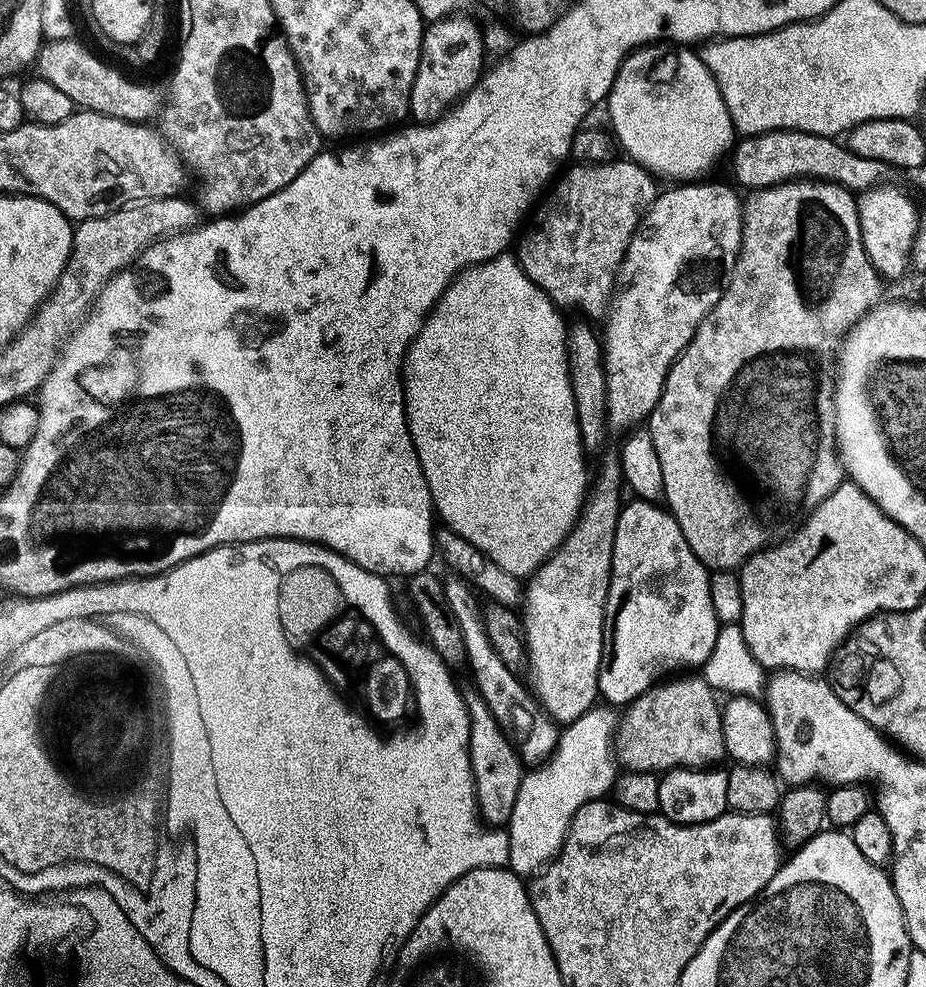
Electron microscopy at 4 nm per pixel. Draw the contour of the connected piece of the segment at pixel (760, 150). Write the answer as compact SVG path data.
M764 132L760 136L743 137L733 147L731 160L735 183L748 187L748 190L807 178L827 180L849 191L861 192L883 183L884 176L890 172L889 165L854 154L839 139L809 132Z

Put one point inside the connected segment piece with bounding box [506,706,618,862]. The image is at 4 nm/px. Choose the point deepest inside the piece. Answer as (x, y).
(580, 769)

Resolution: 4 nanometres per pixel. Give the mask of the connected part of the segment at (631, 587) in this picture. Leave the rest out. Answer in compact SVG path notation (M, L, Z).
M639 498L625 503L620 510L614 534L612 577L608 587L608 600L604 604L604 627L610 655L606 666L601 667L598 692L613 705L627 706L652 687L657 679L655 668L688 668L691 664L703 665L704 659L714 650L718 621L710 602L709 569L705 568L690 550L682 530L667 507L651 500Z

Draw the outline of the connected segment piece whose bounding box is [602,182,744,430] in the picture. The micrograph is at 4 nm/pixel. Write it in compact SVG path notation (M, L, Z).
M684 182L679 186L672 186L669 192L664 192L655 197L652 205L648 207L644 214L644 219L640 222L640 227L632 236L628 243L628 249L624 255L624 261L620 264L620 275L616 278L618 291L613 295L612 303L606 313L608 325L602 328L602 343L604 346L604 369L606 370L606 398L608 399L608 427L635 429L647 421L648 415L654 410L658 398L664 389L664 383L668 377L668 372L672 368L673 362L684 353L684 348L694 338L702 318L718 302L718 298L723 294L731 276L736 259L740 253L740 239L742 238L742 226L744 218L742 215L741 197L736 197L735 187L727 188L724 184L704 184L708 182Z

